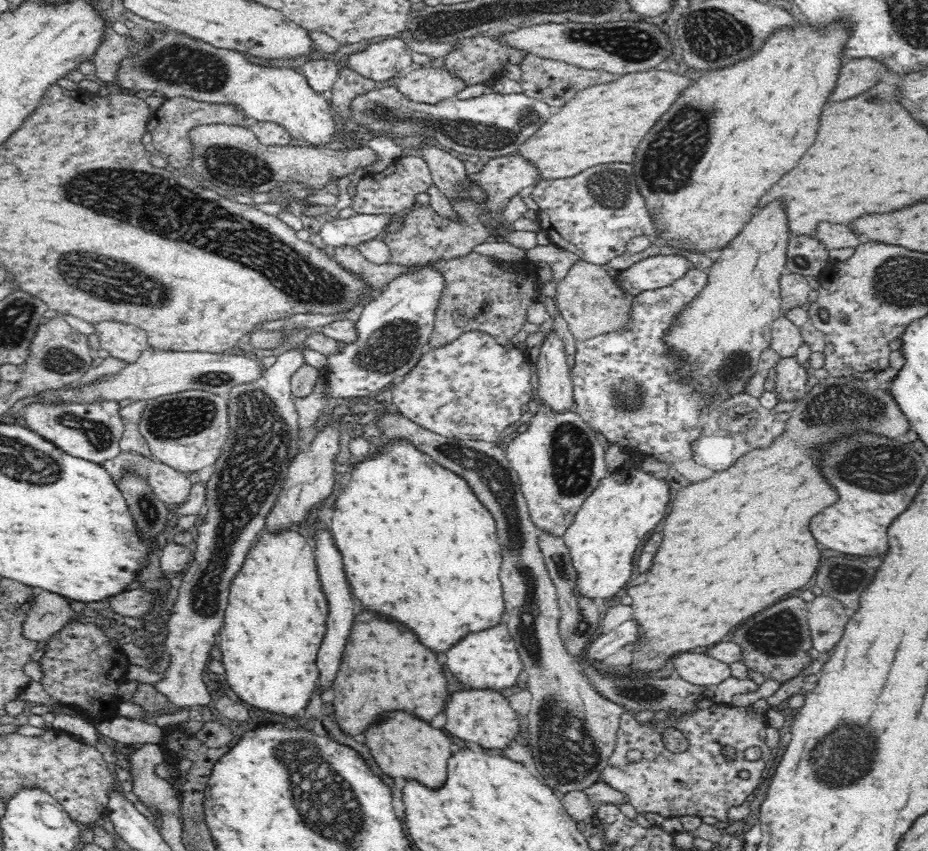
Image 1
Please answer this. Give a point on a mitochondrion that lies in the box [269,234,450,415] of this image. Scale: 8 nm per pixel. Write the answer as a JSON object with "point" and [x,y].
{"point":[394,345]}

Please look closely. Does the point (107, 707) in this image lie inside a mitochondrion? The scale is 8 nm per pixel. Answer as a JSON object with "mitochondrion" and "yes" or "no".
{"mitochondrion":"no"}

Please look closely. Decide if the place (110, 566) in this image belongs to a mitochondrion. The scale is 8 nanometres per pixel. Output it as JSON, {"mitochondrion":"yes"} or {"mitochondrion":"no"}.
{"mitochondrion":"no"}

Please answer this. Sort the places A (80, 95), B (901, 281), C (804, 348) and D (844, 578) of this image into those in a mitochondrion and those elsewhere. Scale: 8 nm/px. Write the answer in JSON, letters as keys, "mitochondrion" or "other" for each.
{"A":"other","B":"mitochondrion","C":"other","D":"mitochondrion"}

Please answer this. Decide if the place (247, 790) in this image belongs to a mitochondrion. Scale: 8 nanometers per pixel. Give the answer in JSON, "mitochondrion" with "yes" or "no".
{"mitochondrion":"no"}

